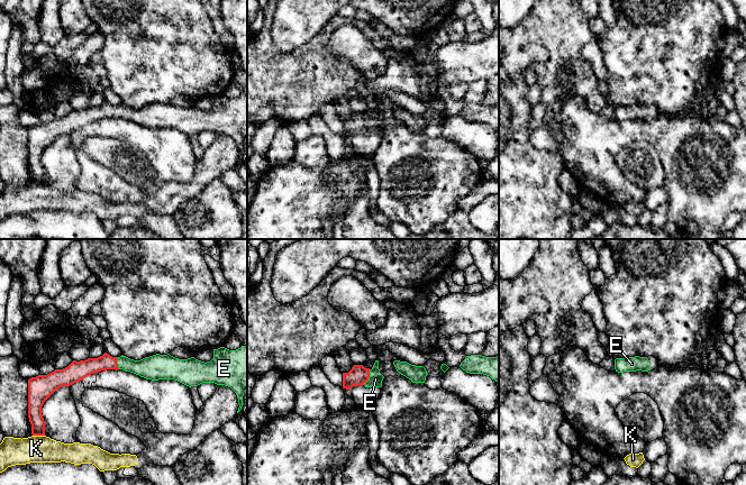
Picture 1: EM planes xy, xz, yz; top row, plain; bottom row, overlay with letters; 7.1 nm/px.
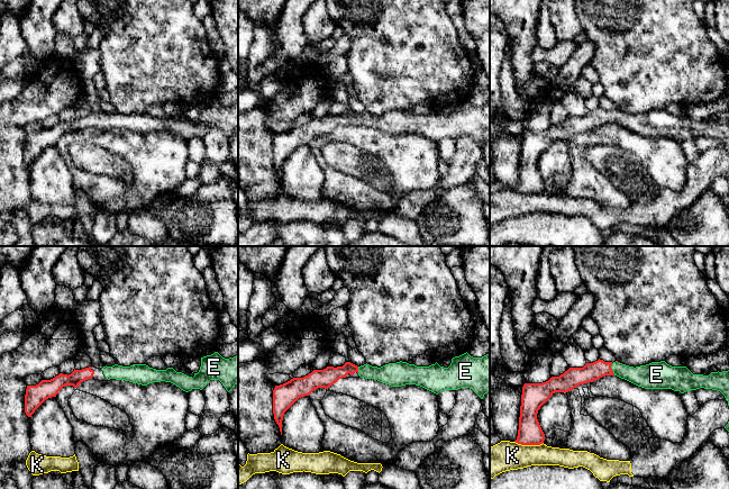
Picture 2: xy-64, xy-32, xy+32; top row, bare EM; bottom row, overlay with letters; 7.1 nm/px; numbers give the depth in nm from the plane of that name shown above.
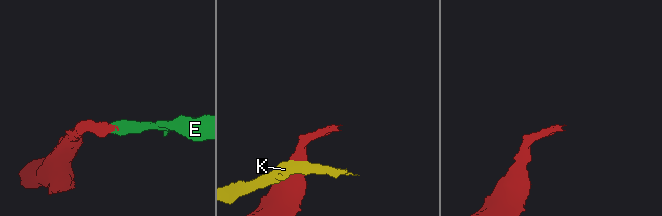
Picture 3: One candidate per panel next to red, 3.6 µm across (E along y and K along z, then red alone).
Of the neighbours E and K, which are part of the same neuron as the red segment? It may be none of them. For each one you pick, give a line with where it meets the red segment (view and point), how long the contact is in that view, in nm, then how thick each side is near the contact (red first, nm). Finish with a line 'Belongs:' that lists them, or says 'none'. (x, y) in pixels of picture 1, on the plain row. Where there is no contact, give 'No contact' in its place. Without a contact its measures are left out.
E: Touches red at xz (369, 125). Shared border 130 nm. Thickness 140 nm (red) against 100 nm
Belongs: E

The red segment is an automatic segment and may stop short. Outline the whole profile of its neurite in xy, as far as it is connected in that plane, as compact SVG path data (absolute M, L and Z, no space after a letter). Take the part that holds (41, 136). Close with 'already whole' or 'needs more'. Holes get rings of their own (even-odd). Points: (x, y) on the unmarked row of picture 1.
M242 94L236 99L225 95L213 98L213 107L207 111L194 106L179 108L170 102L156 102L134 109L126 104L112 106L104 101L98 107L73 109L63 118L31 126L28 128L28 166L31 183L45 184L42 155L56 138L107 118L122 118L152 129L174 128L189 136L202 131L225 134L237 144L238 162L243 155L244 140L247 138L247 94Z; needs more

